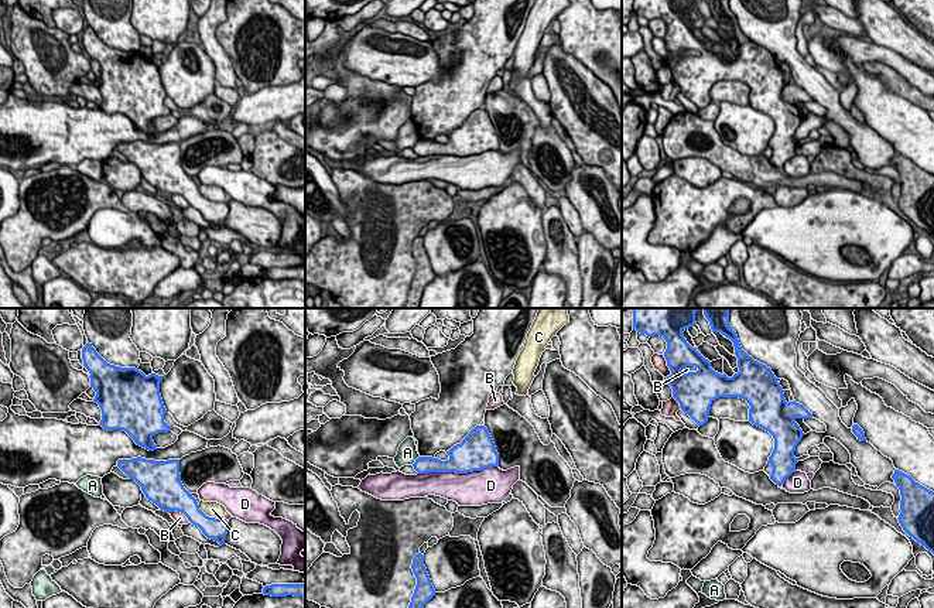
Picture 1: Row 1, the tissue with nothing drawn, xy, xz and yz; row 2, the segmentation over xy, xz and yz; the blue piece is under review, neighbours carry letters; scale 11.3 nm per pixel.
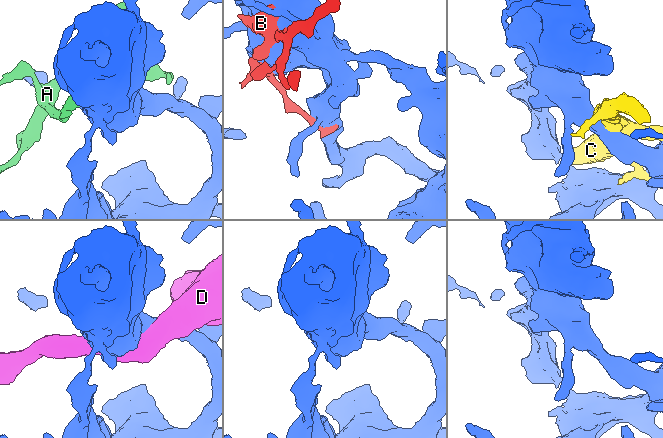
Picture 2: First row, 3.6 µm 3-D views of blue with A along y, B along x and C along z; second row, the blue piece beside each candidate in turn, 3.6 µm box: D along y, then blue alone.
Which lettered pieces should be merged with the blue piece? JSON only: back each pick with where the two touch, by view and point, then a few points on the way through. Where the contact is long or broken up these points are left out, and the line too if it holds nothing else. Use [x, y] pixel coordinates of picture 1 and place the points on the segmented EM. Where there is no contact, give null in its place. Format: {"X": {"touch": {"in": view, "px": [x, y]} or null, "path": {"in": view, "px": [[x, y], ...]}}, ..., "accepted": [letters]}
{"accepted": []}

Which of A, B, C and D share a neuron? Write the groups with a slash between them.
A / B / C / D

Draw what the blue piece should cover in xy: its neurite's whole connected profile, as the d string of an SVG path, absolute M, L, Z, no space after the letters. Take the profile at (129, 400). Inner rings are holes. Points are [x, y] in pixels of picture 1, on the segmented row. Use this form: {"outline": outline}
{"outline": "M89 342L82 348L82 359L96 392L93 402L102 410L99 424L107 431L126 431L148 451L157 450L153 437L171 431L164 421L167 410L160 394L162 376L146 376L138 368L110 365Z"}

